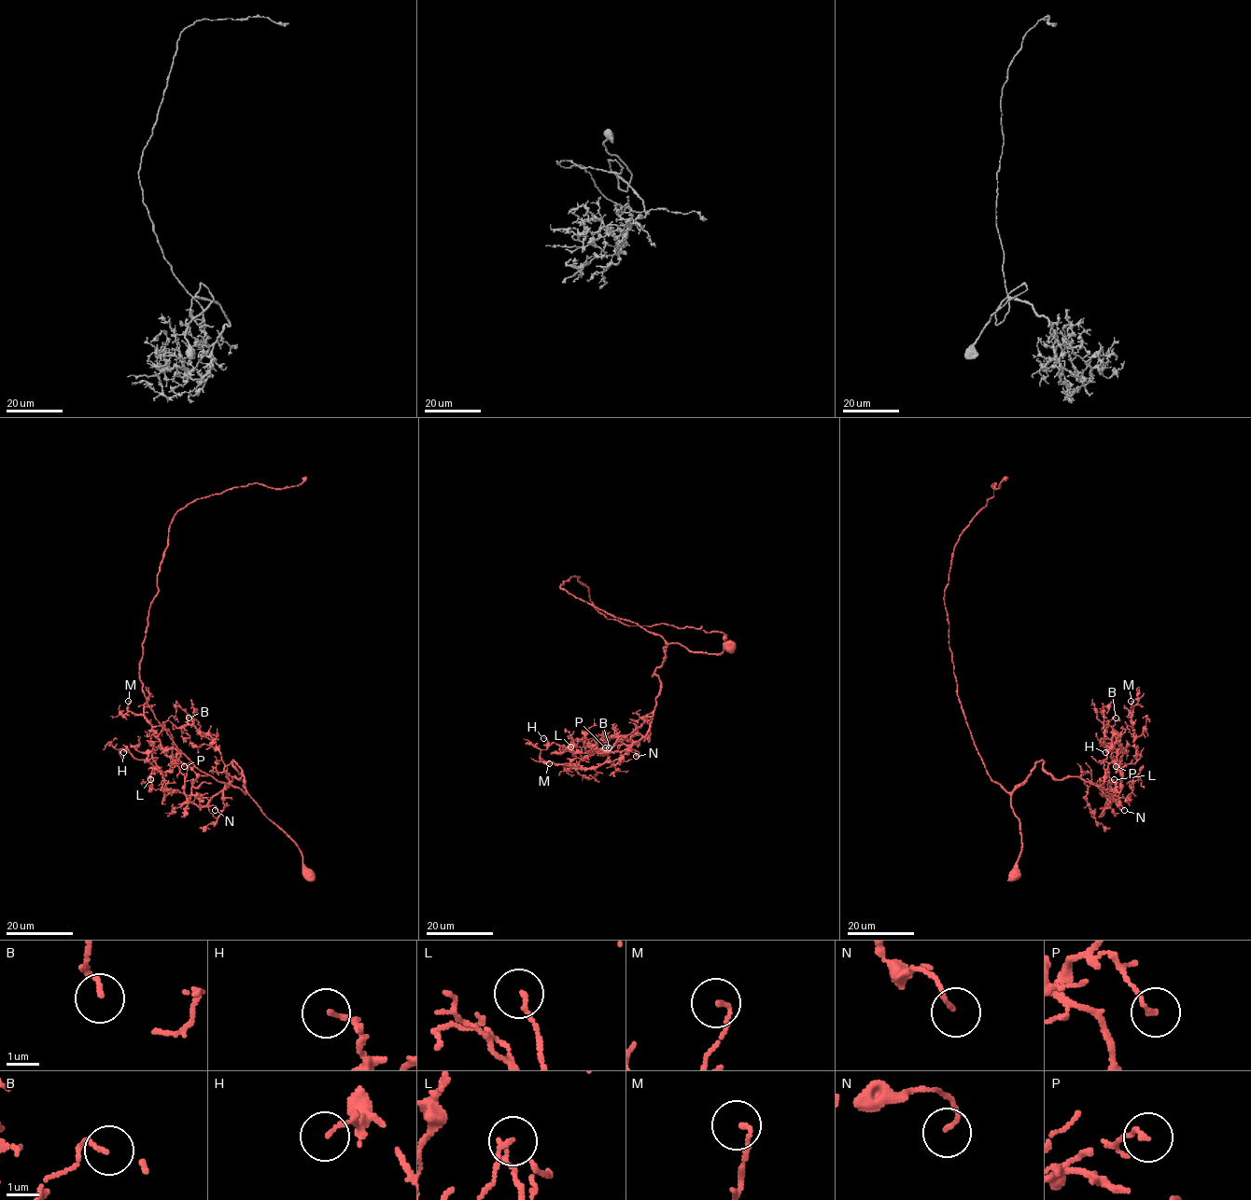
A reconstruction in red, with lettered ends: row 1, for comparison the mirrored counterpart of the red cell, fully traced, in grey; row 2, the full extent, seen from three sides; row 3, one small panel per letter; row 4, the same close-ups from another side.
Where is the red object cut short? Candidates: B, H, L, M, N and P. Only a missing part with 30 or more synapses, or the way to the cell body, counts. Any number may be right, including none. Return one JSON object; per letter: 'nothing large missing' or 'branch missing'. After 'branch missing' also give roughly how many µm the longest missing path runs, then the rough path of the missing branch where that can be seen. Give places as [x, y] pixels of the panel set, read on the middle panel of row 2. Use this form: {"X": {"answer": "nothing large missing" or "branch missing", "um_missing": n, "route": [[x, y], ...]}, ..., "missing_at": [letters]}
{"B": {"answer": "nothing large missing"}, "H": {"answer": "nothing large missing"}, "L": {"answer": "nothing large missing"}, "M": {"answer": "nothing large missing"}, "N": {"answer": "nothing large missing"}, "P": {"answer": "nothing large missing"}, "missing_at": []}

